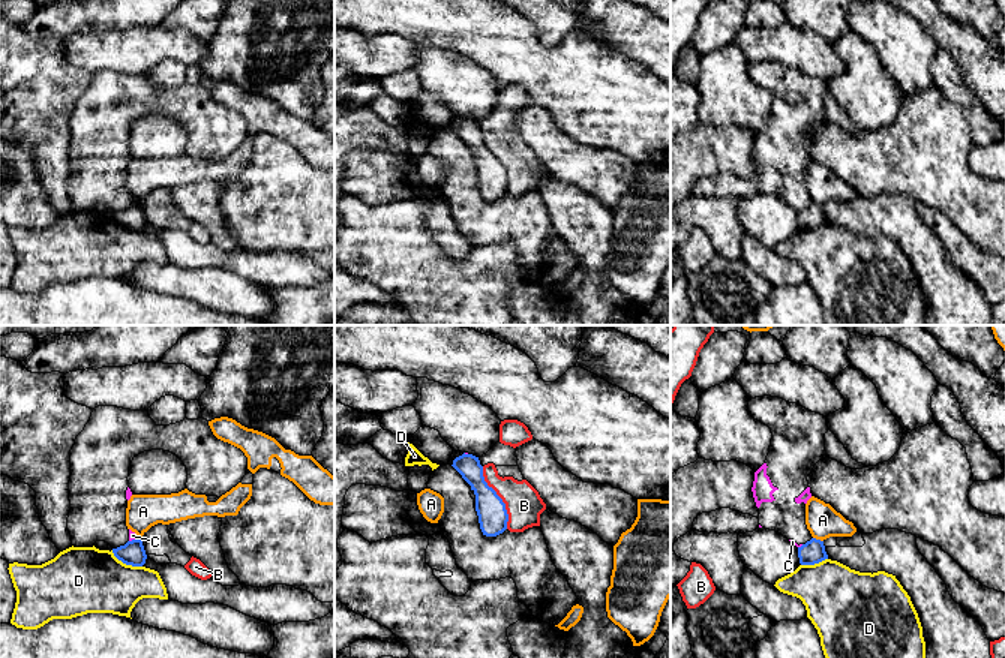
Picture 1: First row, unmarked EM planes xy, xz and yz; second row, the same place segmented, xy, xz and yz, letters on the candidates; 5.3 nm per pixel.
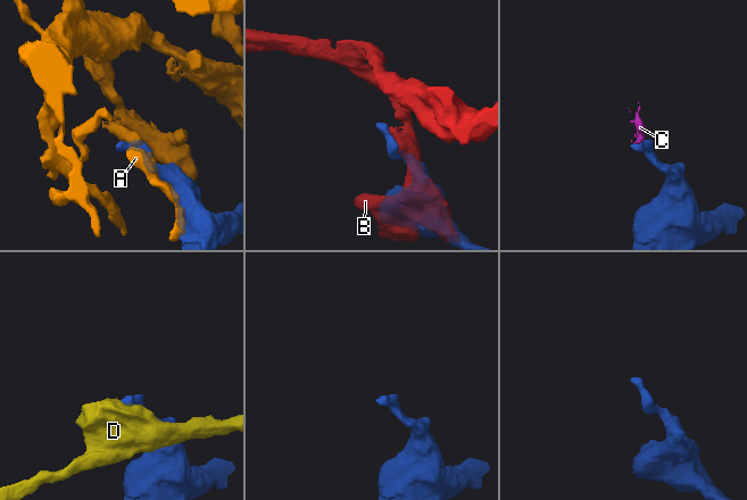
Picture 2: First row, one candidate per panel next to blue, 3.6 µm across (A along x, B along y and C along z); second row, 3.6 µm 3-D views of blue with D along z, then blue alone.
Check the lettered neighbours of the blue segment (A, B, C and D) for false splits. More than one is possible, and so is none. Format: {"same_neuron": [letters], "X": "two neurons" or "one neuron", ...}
{"same_neuron": [], "A": "two neurons", "B": "two neurons", "C": "two neurons", "D": "two neurons"}

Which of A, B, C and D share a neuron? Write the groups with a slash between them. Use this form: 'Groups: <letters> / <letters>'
Groups: A / B / C / D

